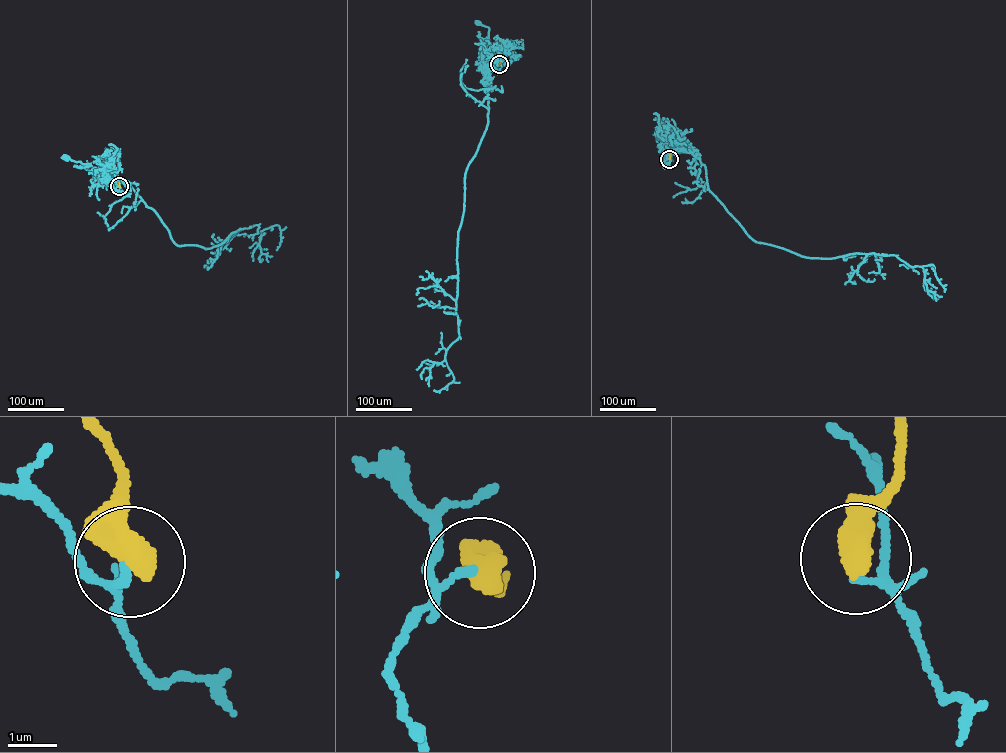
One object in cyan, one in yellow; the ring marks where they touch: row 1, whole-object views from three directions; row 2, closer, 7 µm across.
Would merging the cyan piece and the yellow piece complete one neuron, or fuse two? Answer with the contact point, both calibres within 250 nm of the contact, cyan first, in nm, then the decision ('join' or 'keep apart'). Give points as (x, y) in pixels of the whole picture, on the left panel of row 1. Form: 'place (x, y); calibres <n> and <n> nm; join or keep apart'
place (119, 186); calibres 100 and 600 nm; keep apart

